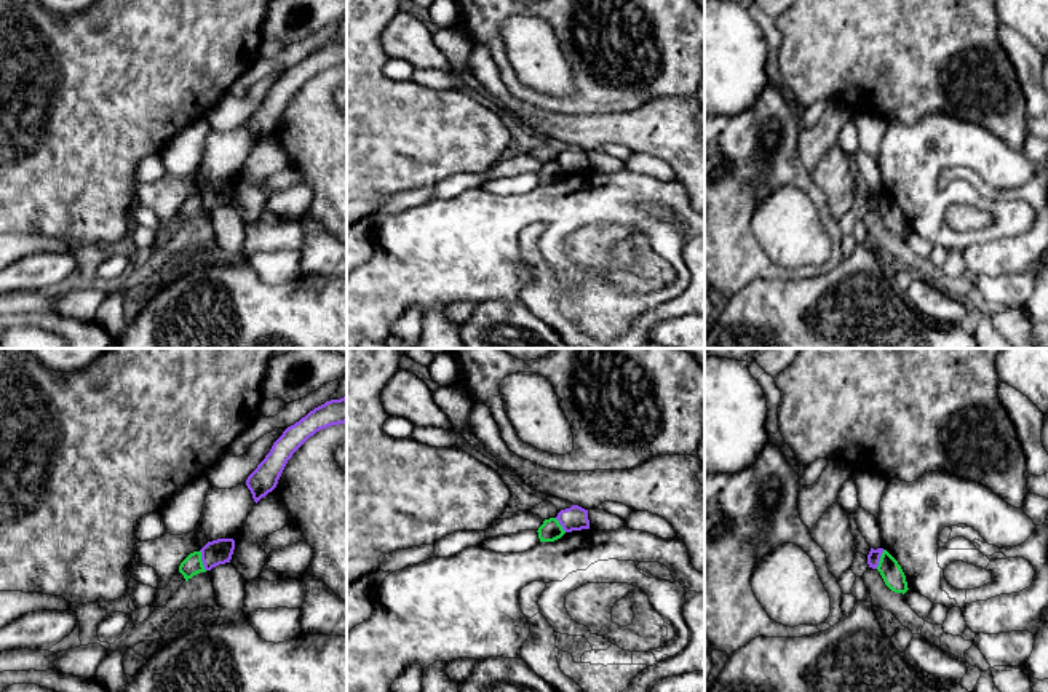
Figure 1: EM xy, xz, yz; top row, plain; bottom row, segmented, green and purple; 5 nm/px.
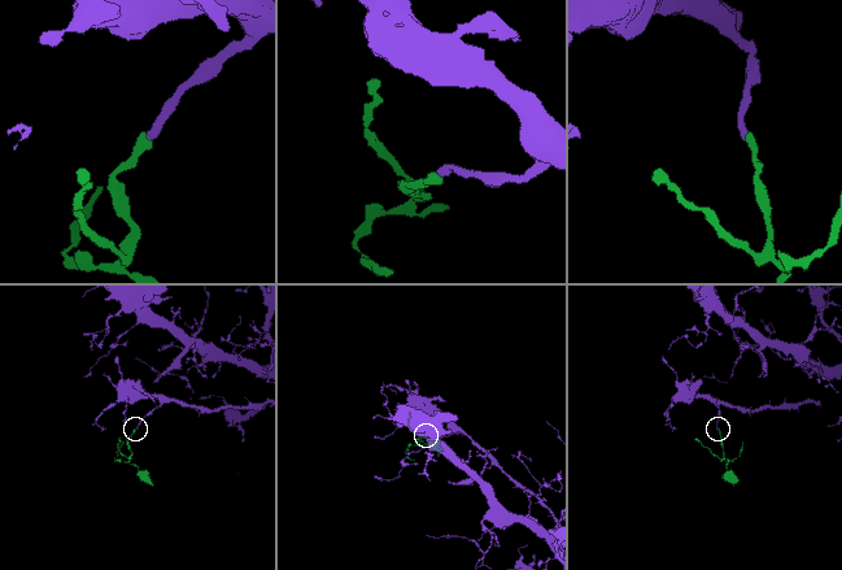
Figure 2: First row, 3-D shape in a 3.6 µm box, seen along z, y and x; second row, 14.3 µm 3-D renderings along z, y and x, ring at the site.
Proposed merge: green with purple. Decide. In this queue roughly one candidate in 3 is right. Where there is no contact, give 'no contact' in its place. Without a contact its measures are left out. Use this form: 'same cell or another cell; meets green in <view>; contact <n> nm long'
another cell; meets green in xy; contact 110 nm long

